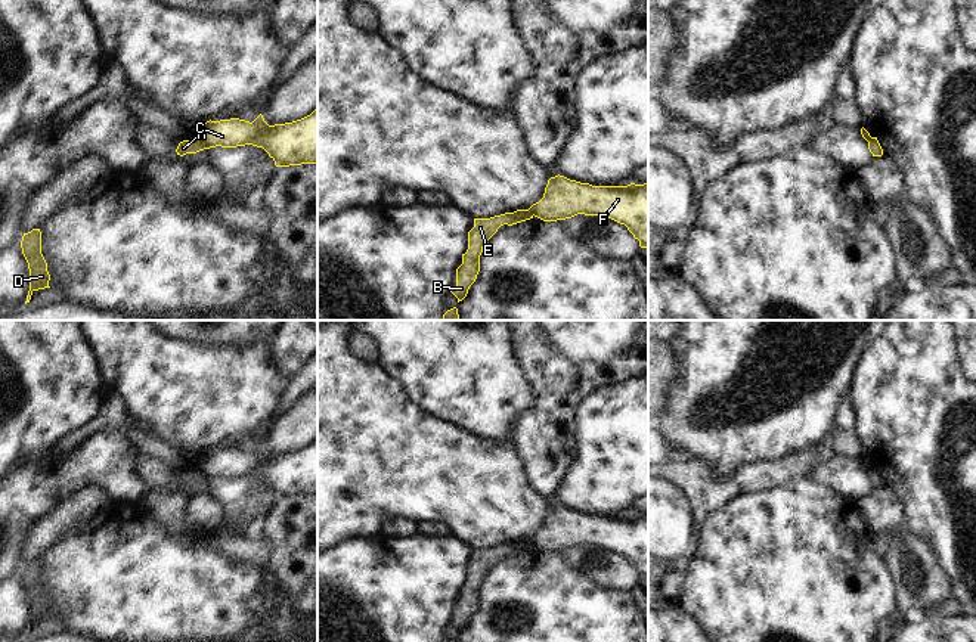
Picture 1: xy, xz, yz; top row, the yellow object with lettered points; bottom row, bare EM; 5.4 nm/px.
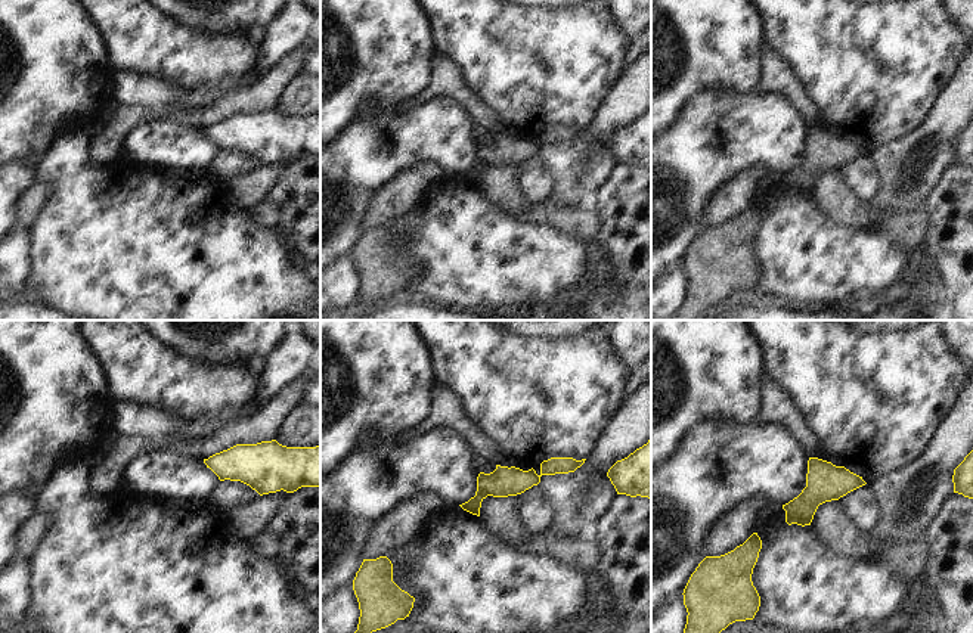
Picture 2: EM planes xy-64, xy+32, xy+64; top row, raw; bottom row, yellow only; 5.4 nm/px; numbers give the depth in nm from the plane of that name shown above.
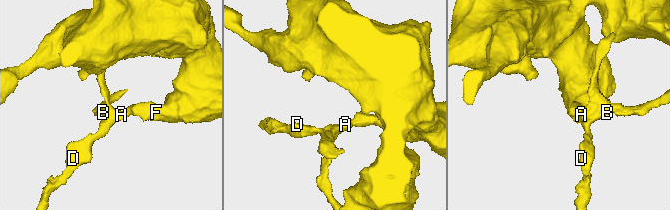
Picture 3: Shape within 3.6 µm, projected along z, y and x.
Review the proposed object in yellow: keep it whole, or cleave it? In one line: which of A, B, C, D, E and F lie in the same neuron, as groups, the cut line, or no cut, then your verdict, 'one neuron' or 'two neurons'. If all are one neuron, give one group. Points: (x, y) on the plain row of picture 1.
A B D E / C F | xy (197, 470), (207, 478) | two neurons

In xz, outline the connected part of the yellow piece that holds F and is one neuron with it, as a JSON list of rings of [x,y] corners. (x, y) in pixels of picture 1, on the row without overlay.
[[[555,506],[548,511],[543,528],[529,542],[543,550],[557,552],[577,545],[602,546],[620,555],[648,579],[648,515],[592,517]]]

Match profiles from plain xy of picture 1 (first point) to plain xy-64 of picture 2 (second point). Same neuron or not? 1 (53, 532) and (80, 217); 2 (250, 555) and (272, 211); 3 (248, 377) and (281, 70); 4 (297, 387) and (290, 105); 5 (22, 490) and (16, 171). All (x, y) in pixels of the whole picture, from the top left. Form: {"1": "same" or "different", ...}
{"1": "different", "2": "same", "3": "different", "4": "different", "5": "same"}

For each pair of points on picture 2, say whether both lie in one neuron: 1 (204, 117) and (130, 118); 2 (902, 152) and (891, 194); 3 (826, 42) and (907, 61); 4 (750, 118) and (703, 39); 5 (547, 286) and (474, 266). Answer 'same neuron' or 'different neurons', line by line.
1: same neuron
2: same neuron
3: same neuron
4: different neurons
5: same neuron

